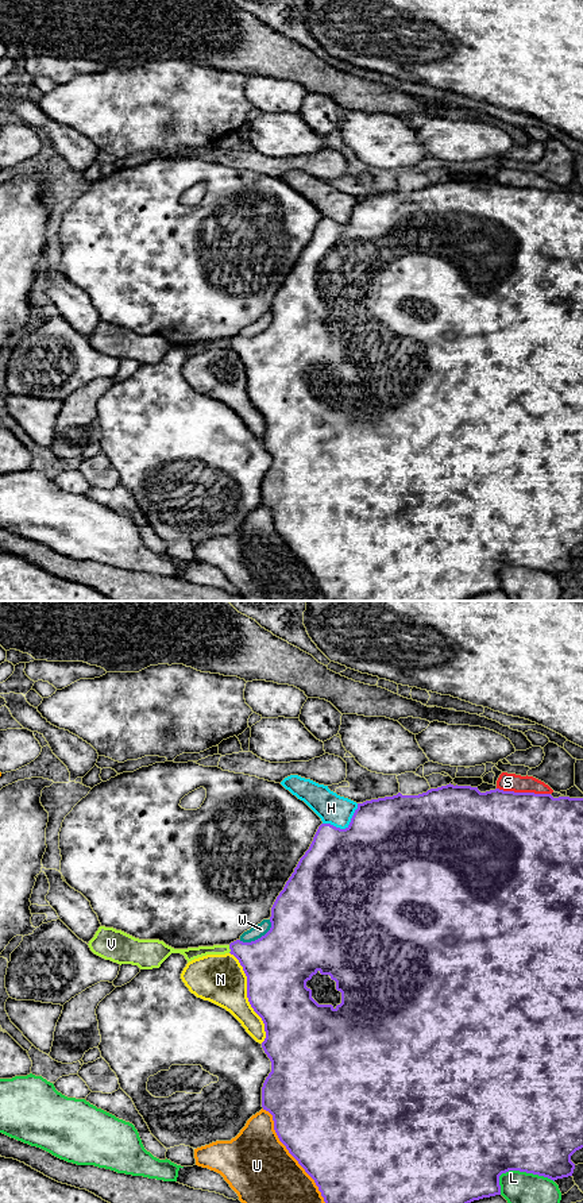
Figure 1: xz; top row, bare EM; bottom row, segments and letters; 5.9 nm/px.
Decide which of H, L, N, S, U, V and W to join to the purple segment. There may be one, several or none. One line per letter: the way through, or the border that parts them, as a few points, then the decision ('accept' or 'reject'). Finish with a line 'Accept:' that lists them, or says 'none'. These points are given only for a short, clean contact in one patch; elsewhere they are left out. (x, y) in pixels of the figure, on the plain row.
H: reject
L: reject
N: reject
S: reject
U: reject
V: border along xz (228, 340), (230, 347); reject
W: reject
Accept: none

